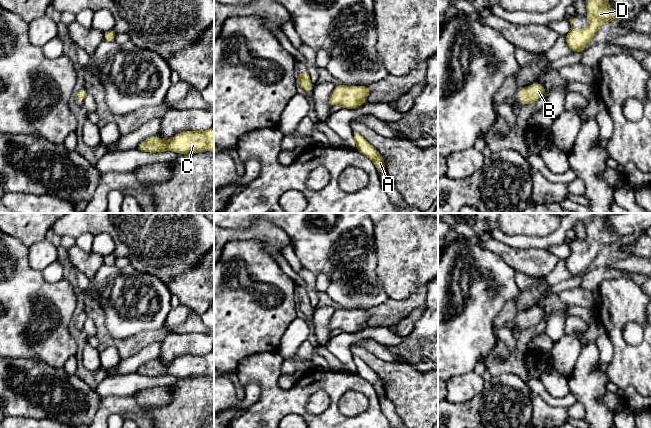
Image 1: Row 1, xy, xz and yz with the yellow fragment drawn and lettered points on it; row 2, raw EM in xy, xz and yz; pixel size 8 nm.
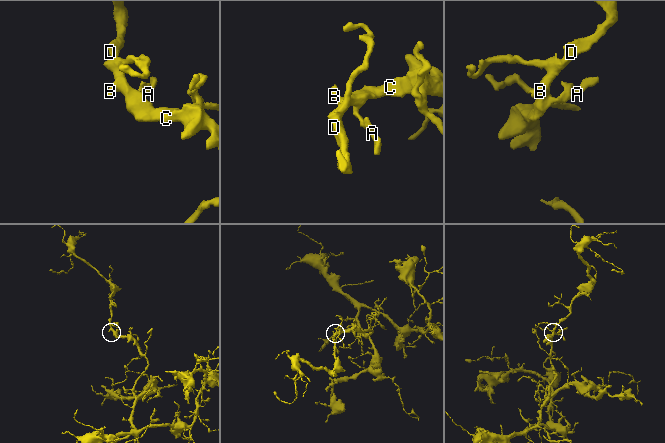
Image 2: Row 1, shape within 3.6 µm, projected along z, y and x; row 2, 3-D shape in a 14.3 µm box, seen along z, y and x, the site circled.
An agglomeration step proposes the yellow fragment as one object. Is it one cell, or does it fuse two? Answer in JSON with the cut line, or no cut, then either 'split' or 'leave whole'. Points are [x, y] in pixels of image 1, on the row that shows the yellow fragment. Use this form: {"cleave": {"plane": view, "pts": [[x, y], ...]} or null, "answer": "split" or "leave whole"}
{"cleave": null, "answer": "leave whole"}

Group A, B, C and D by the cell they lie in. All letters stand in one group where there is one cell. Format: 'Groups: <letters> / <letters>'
Groups: A B C D

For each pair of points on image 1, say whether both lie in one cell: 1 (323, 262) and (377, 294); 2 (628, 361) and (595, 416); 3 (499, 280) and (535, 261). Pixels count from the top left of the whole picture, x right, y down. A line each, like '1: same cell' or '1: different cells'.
1: same cell
2: different cells
3: different cells

